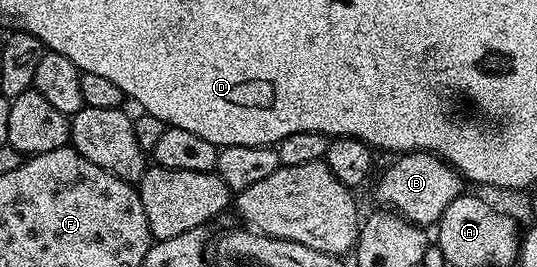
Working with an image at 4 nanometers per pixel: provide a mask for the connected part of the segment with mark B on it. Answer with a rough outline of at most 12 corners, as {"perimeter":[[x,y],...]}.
{"perimeter":[[429,152],[400,155],[375,184],[384,209],[436,225],[465,187]]}

